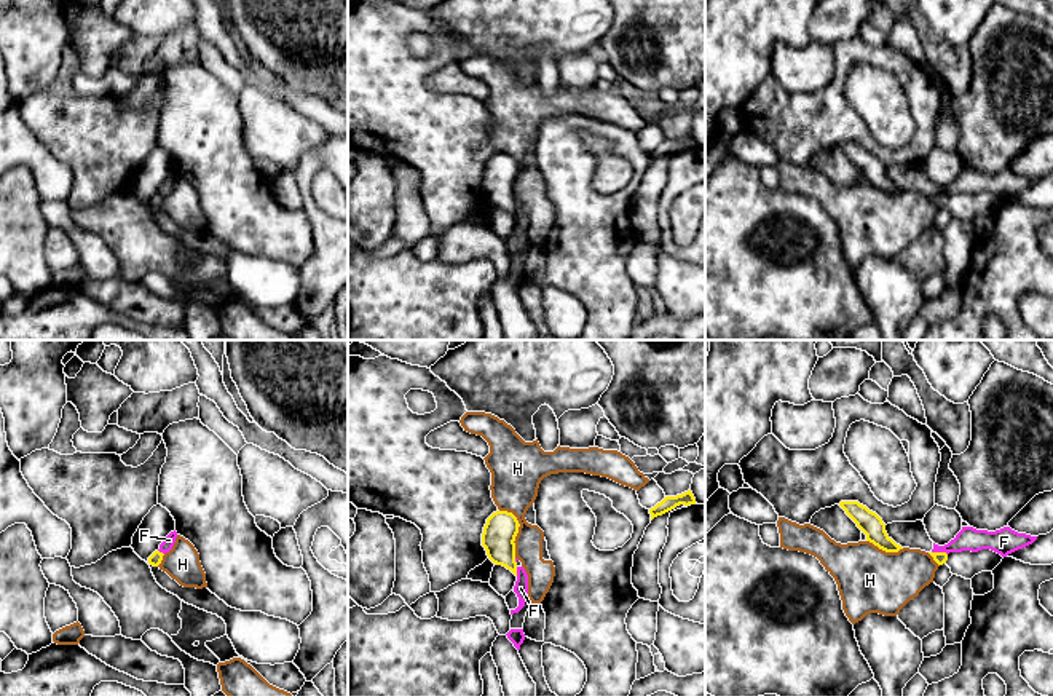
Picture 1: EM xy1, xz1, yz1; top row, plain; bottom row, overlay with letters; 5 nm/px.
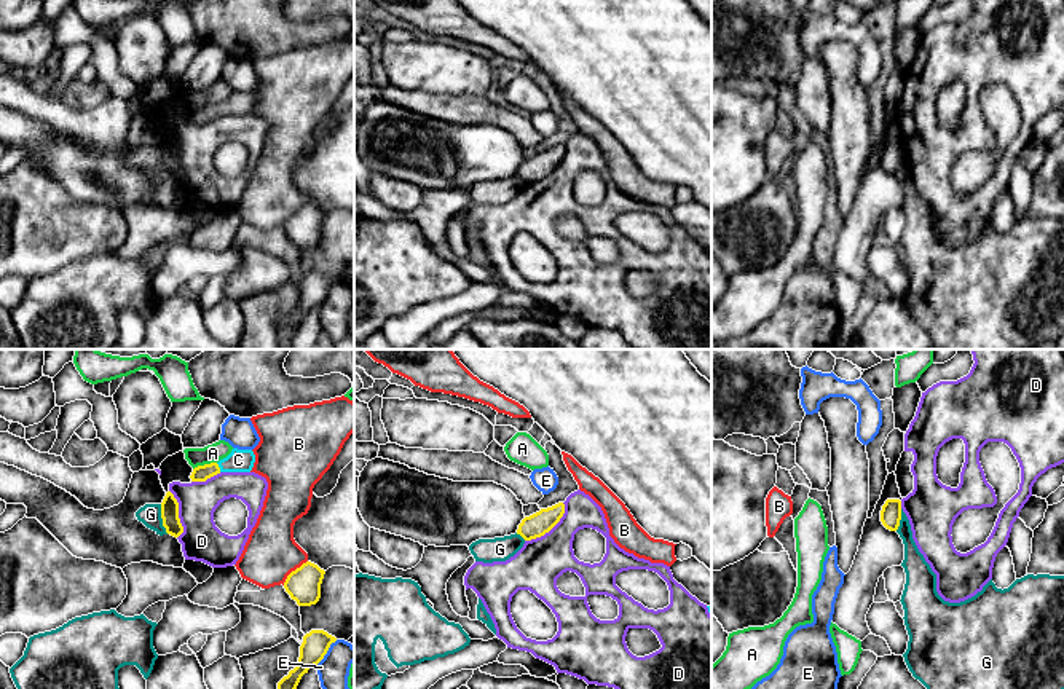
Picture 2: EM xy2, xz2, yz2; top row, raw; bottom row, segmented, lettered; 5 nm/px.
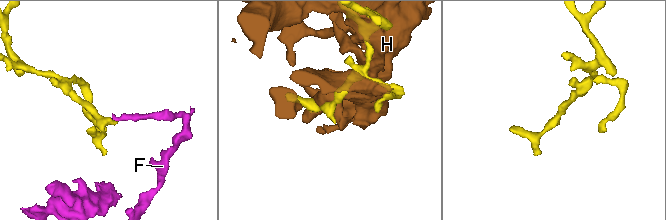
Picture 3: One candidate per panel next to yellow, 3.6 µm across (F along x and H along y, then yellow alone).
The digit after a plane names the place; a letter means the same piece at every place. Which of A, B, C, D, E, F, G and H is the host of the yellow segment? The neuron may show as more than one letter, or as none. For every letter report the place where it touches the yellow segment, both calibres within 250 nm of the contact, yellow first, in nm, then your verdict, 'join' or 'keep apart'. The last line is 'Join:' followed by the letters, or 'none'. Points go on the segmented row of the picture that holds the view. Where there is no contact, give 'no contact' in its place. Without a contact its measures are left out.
A: meets yellow in xy2 at (204, 464); 80 nm thick on the yellow side, 100 nm on the other; keep apart
B: meets yellow in xy2 at (292, 571); 170 nm thick on the yellow side, 280 nm on the other; keep apart
C: meets yellow in xy2 at (219, 468); 80 nm thick on the yellow side, 110 nm on the other; join
D: meets yellow in xz2 at (549, 530); 120 nm thick on the yellow side, 240 nm on the other; keep apart
E: meets yellow in xy2 at (327, 649); 140 nm thick on the yellow side, 160 nm on the other; keep apart
F: meets yellow in yz1 at (940, 553); 60 nm thick on the yellow side, 120 nm on the other; keep apart
G: meets yellow in xy2 at (161, 517); 100 nm thick on the yellow side, 110 nm on the other; keep apart
H: meets yellow in xz1 at (517, 530); 170 nm thick on the yellow side, 240 nm on the other; keep apart
Join: C

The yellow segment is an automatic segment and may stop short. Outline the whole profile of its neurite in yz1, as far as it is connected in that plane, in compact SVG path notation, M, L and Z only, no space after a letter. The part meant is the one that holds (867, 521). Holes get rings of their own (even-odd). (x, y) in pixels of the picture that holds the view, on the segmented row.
M841 501L839 506L866 535L866 541L873 543L885 552L898 552L900 549L903 549L887 535L885 524L876 512L870 511L858 501Z

